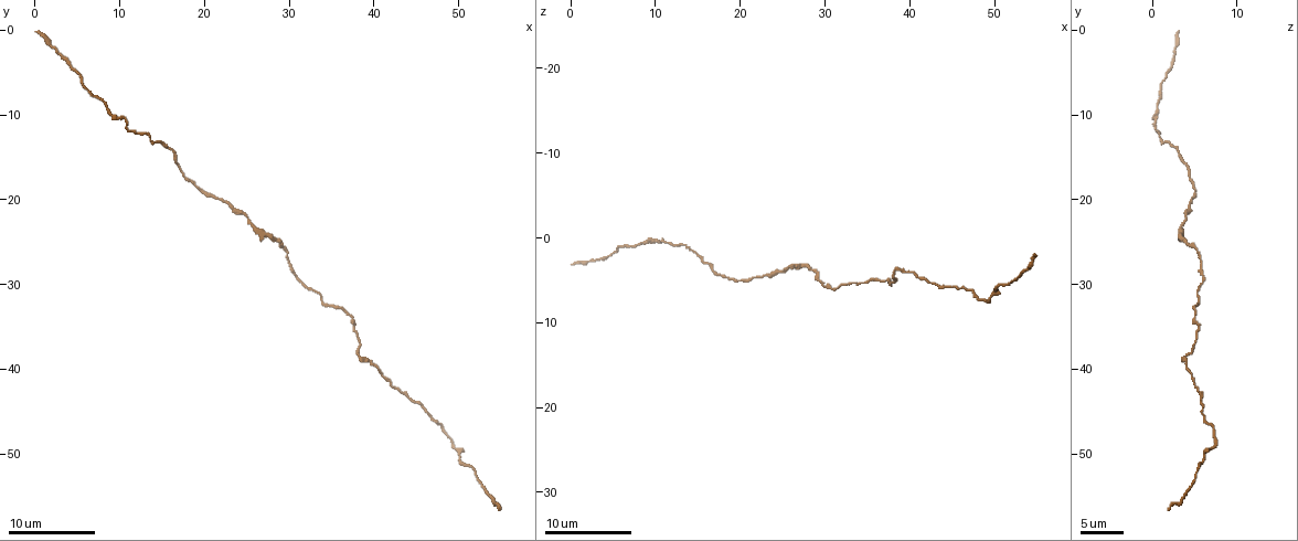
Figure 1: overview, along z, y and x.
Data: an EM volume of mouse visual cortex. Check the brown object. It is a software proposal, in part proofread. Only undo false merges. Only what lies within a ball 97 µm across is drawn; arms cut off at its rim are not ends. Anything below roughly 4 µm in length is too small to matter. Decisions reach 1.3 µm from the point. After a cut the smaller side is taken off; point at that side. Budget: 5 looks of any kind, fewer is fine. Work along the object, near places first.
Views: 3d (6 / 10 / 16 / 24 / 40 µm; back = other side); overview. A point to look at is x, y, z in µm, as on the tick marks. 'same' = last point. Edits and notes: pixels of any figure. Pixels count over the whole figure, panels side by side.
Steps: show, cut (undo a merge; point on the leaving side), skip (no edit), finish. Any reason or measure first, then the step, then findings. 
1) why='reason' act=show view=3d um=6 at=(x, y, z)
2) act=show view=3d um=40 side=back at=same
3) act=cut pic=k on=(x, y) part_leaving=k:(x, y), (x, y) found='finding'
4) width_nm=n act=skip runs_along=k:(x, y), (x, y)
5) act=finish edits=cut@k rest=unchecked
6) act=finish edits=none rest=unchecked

why='calibre changes' act=show view=3d um=6 at=(50.4, 50.8, 6.0)

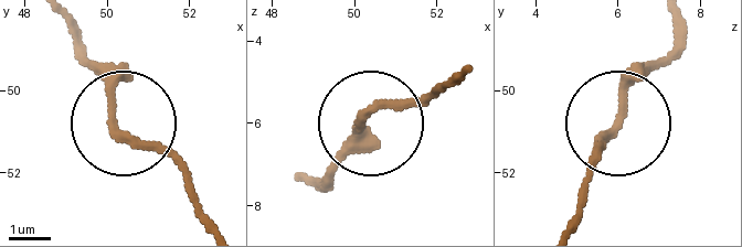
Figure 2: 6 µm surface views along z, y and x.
act=show view=3d um=6 side=back at=(50.20, 50.75, 6.00)

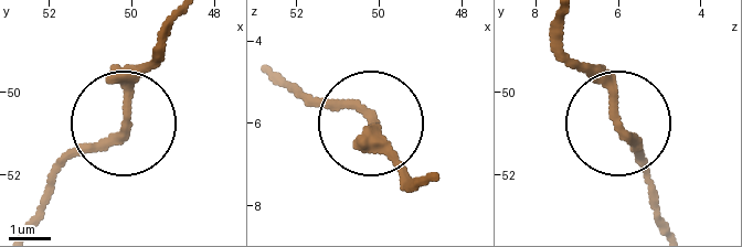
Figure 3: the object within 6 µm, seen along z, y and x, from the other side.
act=skip runs_along=3:(424, 176), (350, 106), (301, 96) found='all the same cell'

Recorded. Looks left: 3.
why='sudden change in width' act=show view=3d um=6 at=(37.8, 38.0, 4.4)

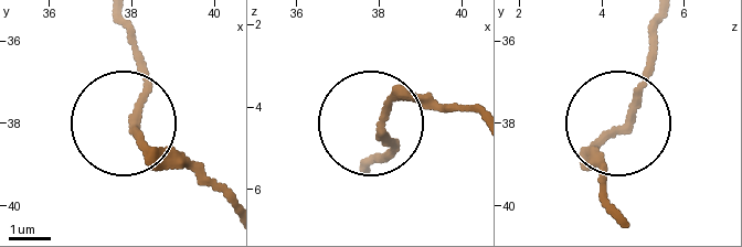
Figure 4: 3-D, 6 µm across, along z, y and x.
act=skip runs_along=4:(659, 23), (635, 108), (590, 150), (600, 189) found='one cell here'

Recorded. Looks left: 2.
why='calibre changes' act=show view=3d um=6 at=(4.8, 4.8, 2.2)

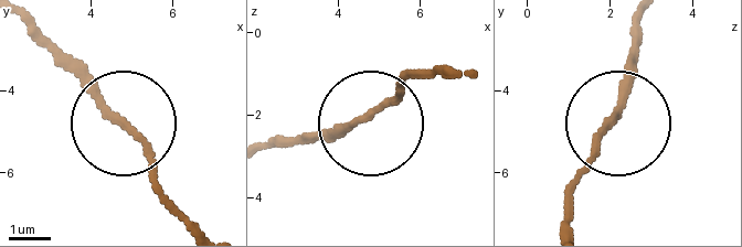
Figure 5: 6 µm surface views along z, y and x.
act=show view=3d um=6 side=back at=(4.85, 4.90, 1.95)

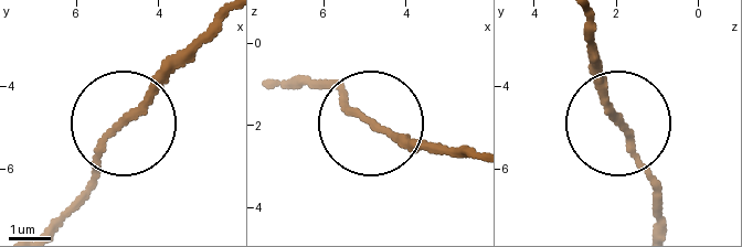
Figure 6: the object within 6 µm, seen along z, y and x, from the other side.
act=skip runs_along=6:(49, 227), (87, 184), (102, 142), (193, 51) found='continuous, no second cell'

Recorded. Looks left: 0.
act=finish edits=none rest=unchecked

